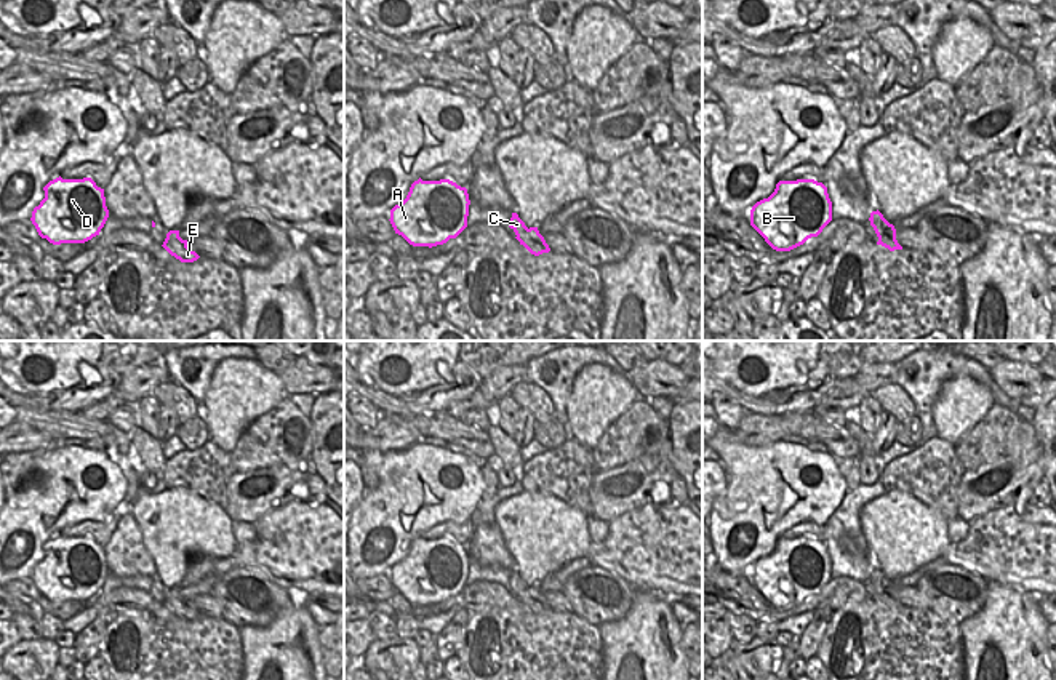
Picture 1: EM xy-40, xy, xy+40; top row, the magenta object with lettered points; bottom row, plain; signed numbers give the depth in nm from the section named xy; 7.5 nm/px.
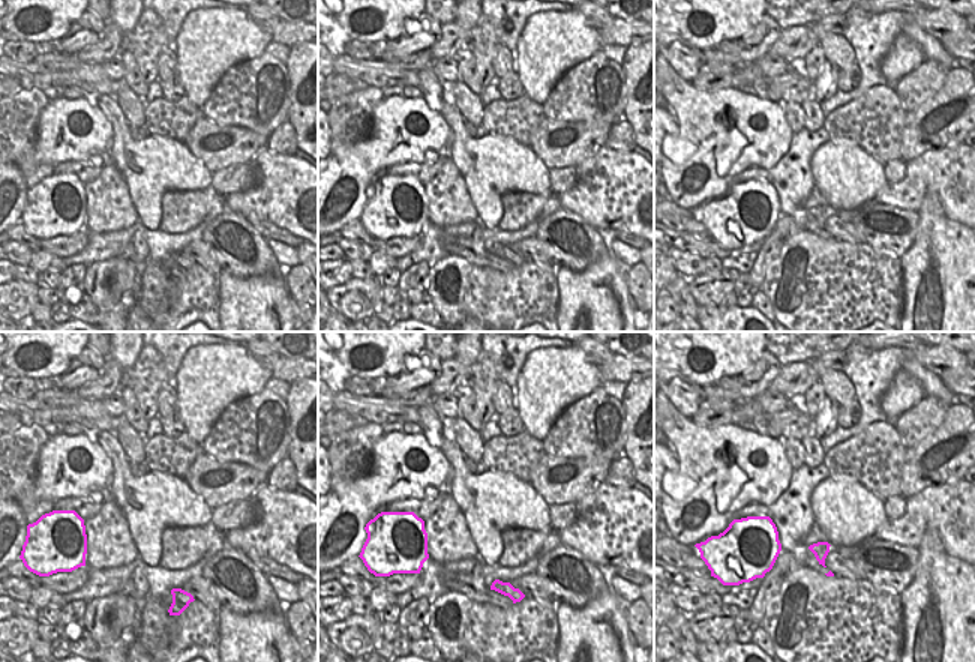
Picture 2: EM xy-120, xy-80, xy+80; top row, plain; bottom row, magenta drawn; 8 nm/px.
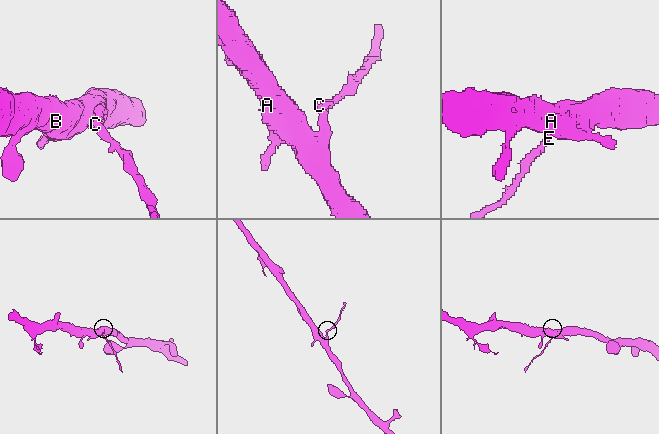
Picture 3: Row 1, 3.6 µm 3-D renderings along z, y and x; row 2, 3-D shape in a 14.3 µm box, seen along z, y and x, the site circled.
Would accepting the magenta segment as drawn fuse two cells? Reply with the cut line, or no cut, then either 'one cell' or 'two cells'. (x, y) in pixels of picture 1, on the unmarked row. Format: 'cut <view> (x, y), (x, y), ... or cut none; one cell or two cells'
cut xy+40 (892, 583), (879, 596); two cells

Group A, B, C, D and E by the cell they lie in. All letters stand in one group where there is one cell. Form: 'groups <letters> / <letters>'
groups A B C D / E

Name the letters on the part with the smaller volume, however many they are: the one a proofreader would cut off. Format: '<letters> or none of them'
E

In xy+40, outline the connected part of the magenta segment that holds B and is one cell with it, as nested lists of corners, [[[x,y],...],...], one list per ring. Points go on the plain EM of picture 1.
[[[814,538],[779,539],[774,550],[750,568],[750,584],[776,610],[790,610],[818,595],[830,579],[832,560],[827,546]]]

